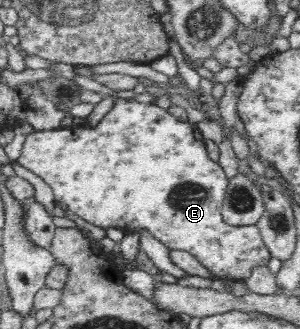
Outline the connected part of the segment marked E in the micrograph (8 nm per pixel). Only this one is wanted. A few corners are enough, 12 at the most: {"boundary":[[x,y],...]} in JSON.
{"boundary":[[119,97],[17,161],[104,230],[145,228],[219,285],[271,252],[222,216],[195,124]]}

